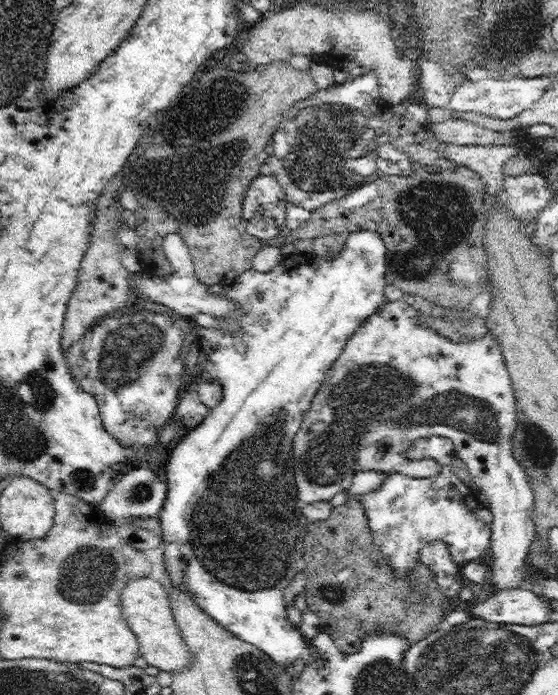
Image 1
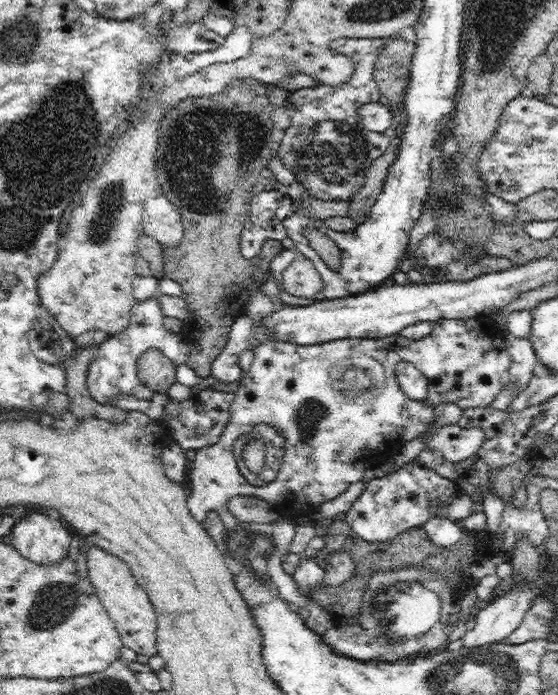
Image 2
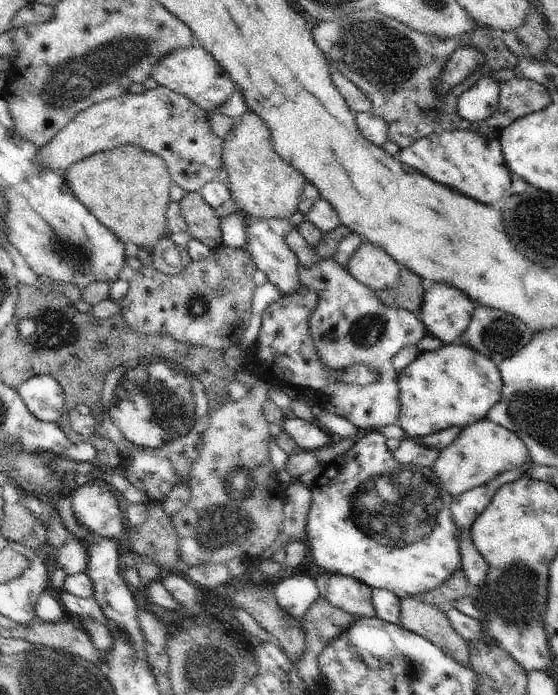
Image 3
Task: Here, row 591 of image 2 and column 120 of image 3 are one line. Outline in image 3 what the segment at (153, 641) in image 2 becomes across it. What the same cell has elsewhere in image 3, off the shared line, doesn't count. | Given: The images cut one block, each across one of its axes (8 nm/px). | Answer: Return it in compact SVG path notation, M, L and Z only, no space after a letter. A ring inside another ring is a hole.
M168 87L148 89L142 94L130 93L109 98L89 106L75 116L56 136L36 152L36 164L40 168L48 168L52 172L64 175L74 164L96 154L118 148L119 146L138 146L160 156L166 162L166 168L171 181L185 190L186 193L198 193L210 181L221 178L222 173L222 144L224 139L218 138L210 130L208 112L192 102L186 95L178 94Z

